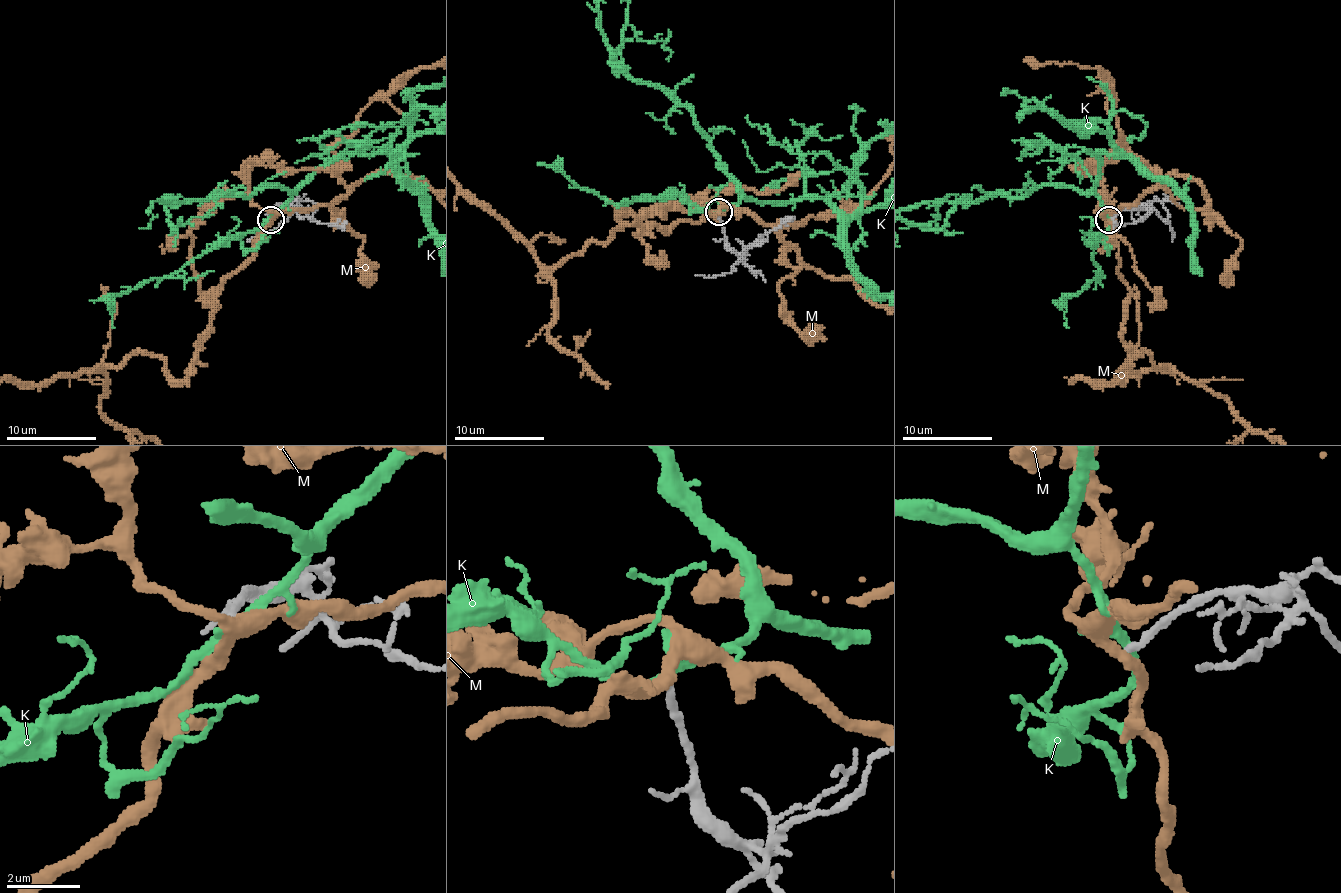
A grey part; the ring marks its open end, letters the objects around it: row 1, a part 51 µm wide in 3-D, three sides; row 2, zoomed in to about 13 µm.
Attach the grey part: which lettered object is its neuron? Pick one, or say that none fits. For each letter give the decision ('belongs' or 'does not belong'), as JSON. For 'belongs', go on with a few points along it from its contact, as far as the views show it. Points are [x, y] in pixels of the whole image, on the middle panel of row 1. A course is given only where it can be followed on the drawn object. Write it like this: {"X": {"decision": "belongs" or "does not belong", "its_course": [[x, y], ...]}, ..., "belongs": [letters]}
{"K": {"decision": "does not belong"}, "M": {"decision": "does not belong"}, "belongs": []}

